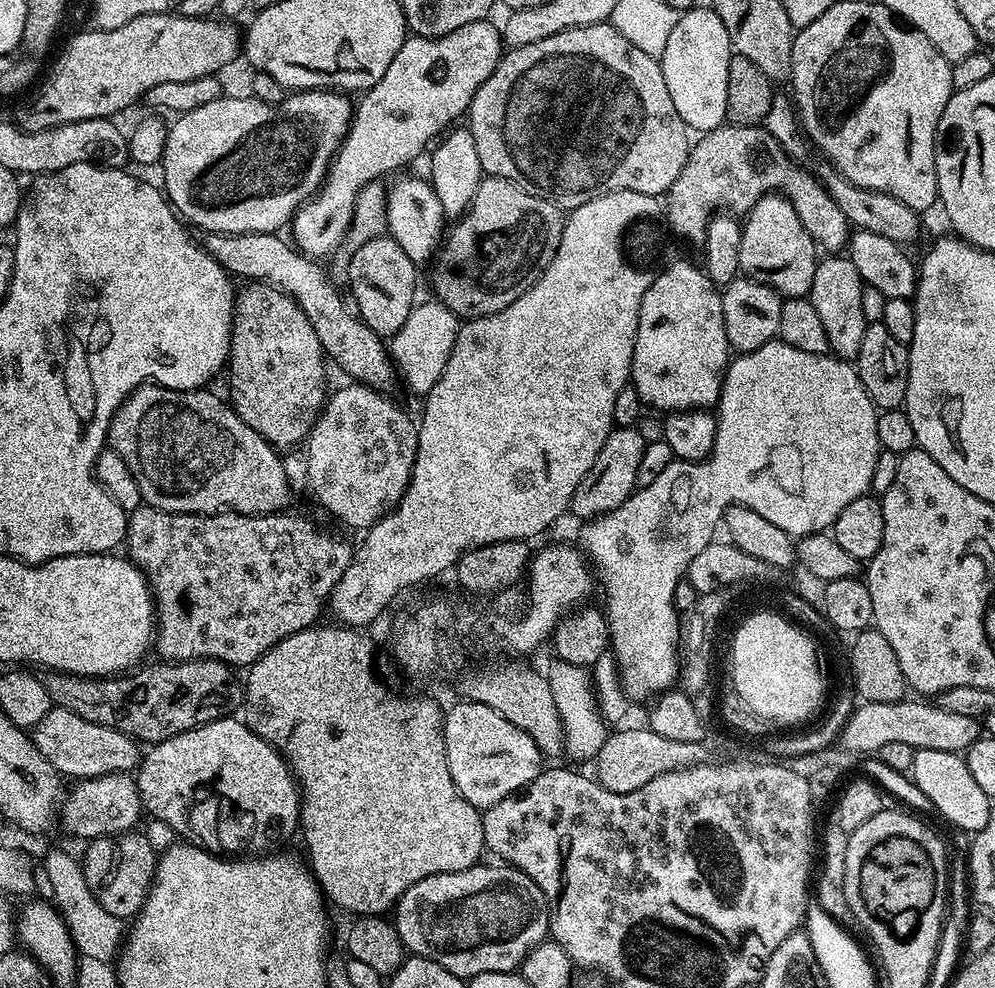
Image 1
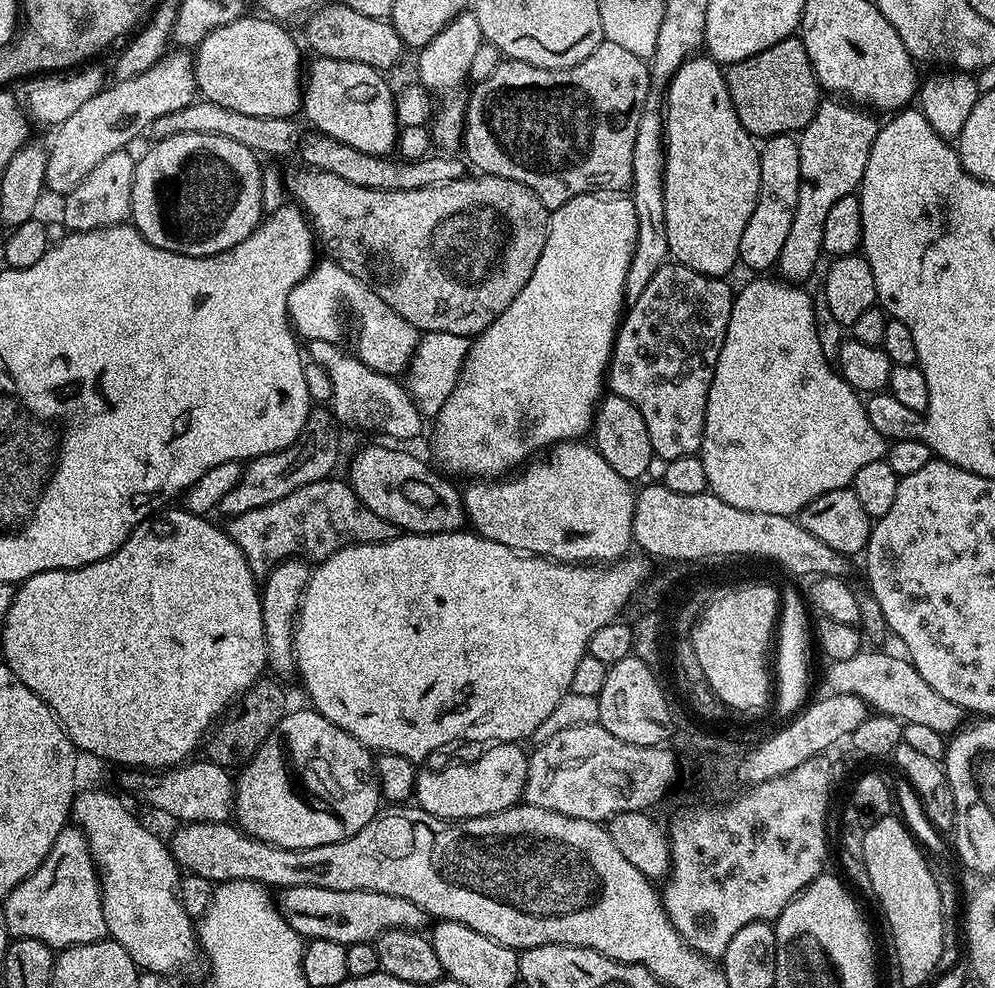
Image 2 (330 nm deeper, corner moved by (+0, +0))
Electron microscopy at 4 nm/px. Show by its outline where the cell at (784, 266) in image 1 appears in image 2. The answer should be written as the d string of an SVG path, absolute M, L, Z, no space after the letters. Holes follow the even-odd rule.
M795 135L770 136L759 145L760 149L760 193L754 206L754 214L750 214L750 222L746 222L746 230L742 230L740 243L741 265L753 268L753 273L764 274L767 268L775 269L780 263L782 246L786 246L786 238L790 234L790 226L794 226L794 209L798 207L798 182L800 181L800 146Z

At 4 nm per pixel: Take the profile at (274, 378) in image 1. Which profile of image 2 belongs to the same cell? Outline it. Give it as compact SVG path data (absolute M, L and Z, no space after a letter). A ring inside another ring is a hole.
M313 407L302 434L289 448L247 461L246 467L241 471L238 486L234 486L234 490L222 498L219 515L231 518L246 514L248 510L258 510L258 506L270 506L270 502L278 502L278 498L286 498L286 494L294 494L294 490L310 482L329 479L335 473L332 471L340 456L340 440L336 437L335 427L337 428L334 417L327 407Z

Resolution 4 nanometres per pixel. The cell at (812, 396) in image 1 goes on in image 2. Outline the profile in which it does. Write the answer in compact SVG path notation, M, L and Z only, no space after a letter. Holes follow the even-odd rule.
M752 278L744 289L735 293L732 301L732 309L730 310L730 322L726 326L726 338L722 342L722 350L718 354L718 366L714 370L714 378L710 386L710 394L706 402L706 418L704 419L704 437L700 443L700 451L698 453L703 469L706 470L706 482L708 483L708 491L713 496L722 498L722 502L726 502L730 506L737 507L738 510L746 511L761 511L764 514L778 514L788 517L795 517L800 511L808 505L814 498L818 498L818 494L826 494L830 490L838 490L839 488L846 488L851 485L854 474L858 474L858 470L862 470L862 466L867 466L870 462L875 460L885 459L888 451L889 441L884 439L882 434L878 434L878 430L874 430L874 426L870 426L870 418L868 417L868 410L865 401L862 399L861 393L855 392L854 389L848 385L844 379L840 377L839 371L824 357L824 348L820 345L820 332L816 329L816 312L812 309L812 300L803 292L801 285L796 282L789 282L783 278L775 278L776 280L764 280L768 278Z

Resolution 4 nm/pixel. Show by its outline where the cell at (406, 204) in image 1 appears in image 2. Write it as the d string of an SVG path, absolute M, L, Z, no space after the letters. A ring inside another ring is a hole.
M315 57L312 65L307 65L306 79L302 84L302 116L313 124L317 133L328 136L340 144L349 144L354 150L362 150L371 156L388 156L398 144L396 122L396 102L394 88L384 81L385 73L374 66L362 62L350 62L338 58Z

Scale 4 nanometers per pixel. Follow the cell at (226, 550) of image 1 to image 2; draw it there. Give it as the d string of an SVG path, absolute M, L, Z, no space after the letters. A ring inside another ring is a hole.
M329 478L310 482L294 494L286 494L286 498L278 498L278 502L270 502L270 506L258 506L258 510L248 510L246 514L238 514L227 521L228 537L242 550L247 558L252 575L257 578L266 578L276 569L282 560L299 558L305 562L319 562L333 556L339 548L351 543L354 544L381 544L393 540L398 535L398 529L386 518L378 518L374 510L362 503L354 494L354 490L343 479Z

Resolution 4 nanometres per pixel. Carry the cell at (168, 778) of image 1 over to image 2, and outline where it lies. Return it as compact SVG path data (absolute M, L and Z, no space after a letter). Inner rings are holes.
M308 706L280 719L266 742L239 769L234 787L234 820L240 831L283 848L342 842L358 834L382 807L373 753Z

